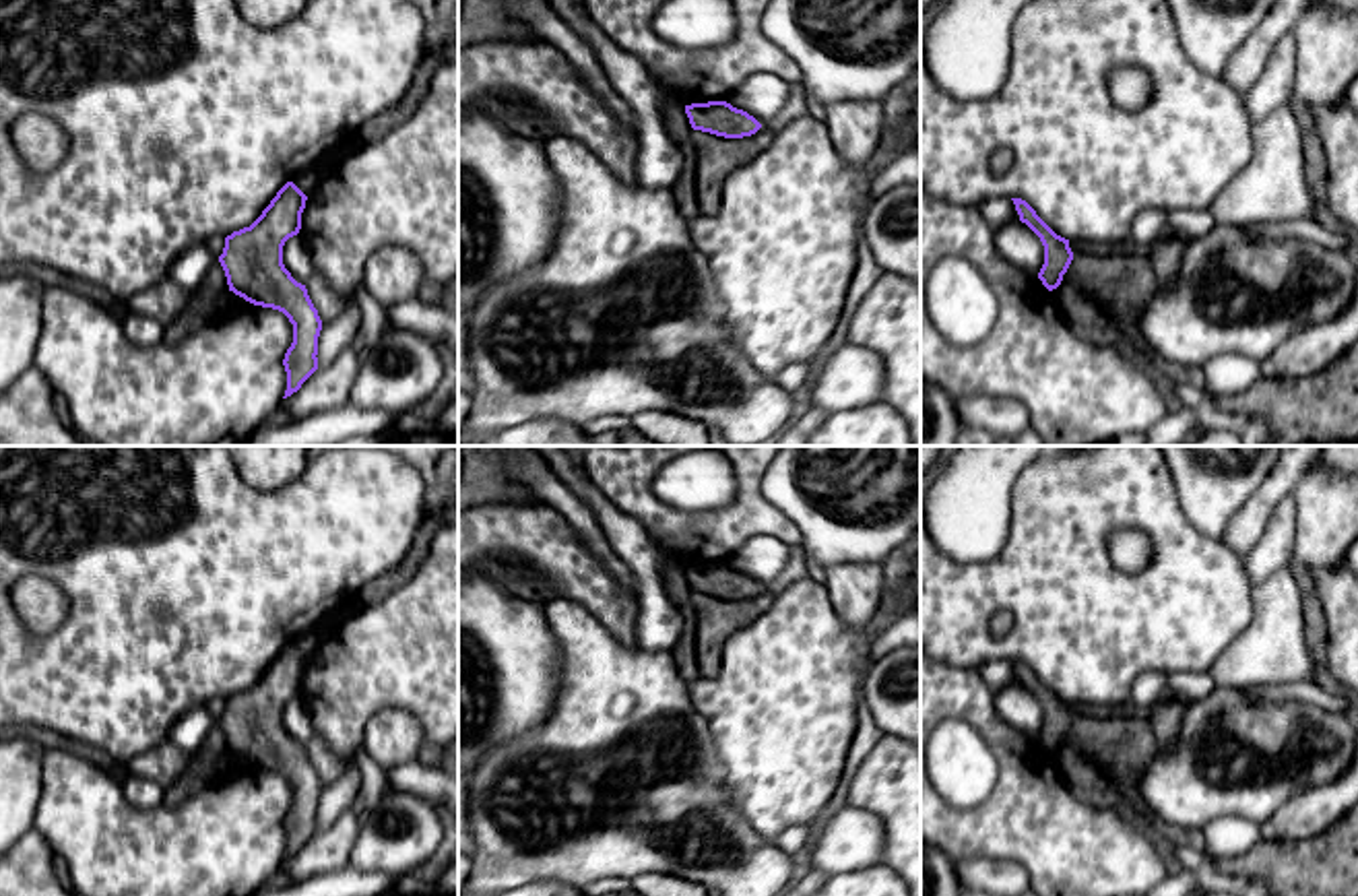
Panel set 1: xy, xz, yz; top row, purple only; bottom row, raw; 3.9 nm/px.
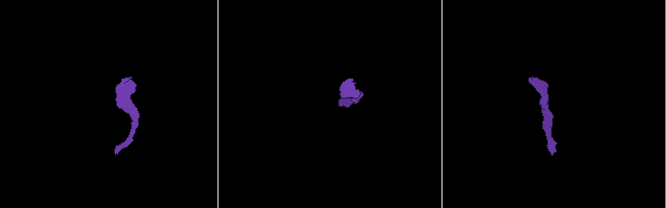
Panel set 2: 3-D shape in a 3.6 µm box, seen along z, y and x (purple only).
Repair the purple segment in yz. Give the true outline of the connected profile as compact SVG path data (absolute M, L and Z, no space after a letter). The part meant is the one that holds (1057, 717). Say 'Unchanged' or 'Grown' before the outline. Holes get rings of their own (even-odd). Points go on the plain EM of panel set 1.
Unchanged. M1011 661L1020 683L1026 685L1044 708L1044 727L1038 735L1042 747L1053 754L1061 747L1063 737L1067 735L1073 714L1069 710L1069 702L1057 698L1038 677L1036 673L1022 661Z

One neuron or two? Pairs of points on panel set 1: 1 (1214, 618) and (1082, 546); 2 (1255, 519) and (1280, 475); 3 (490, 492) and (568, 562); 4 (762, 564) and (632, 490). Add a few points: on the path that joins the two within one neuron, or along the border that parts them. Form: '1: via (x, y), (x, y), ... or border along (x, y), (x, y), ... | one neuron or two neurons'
1: via (1179, 616), (1144, 616), (1109, 581) | one neuron
2: via (1259, 508), (1278, 486) | one neuron
3: border along (543, 504), (479, 506) | two neurons
4: border along (785, 541), (774, 537), (748, 539), (725, 562) | two neurons

